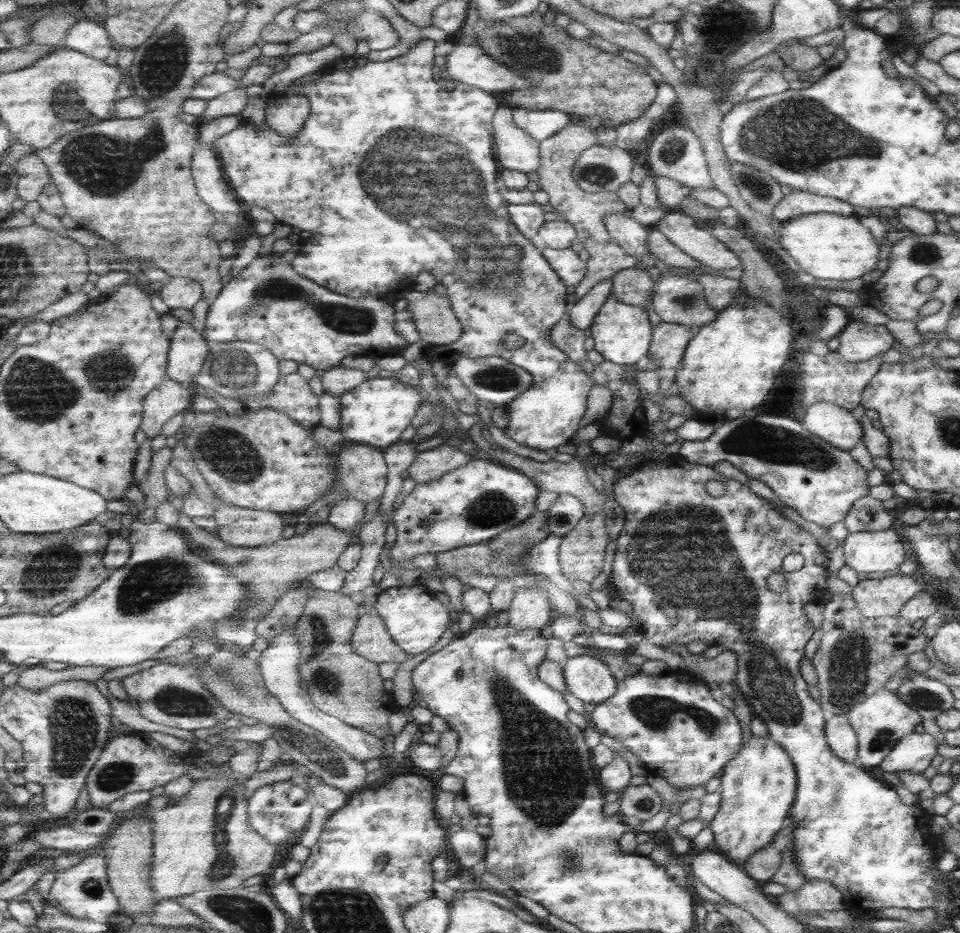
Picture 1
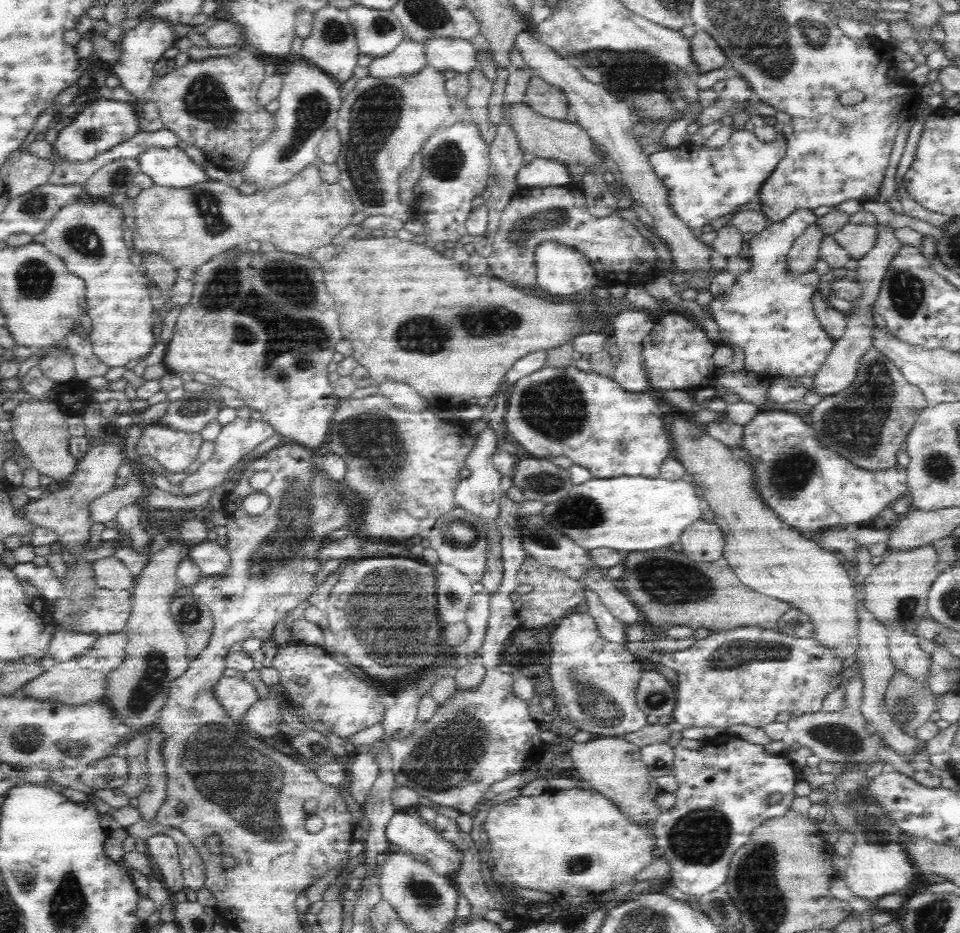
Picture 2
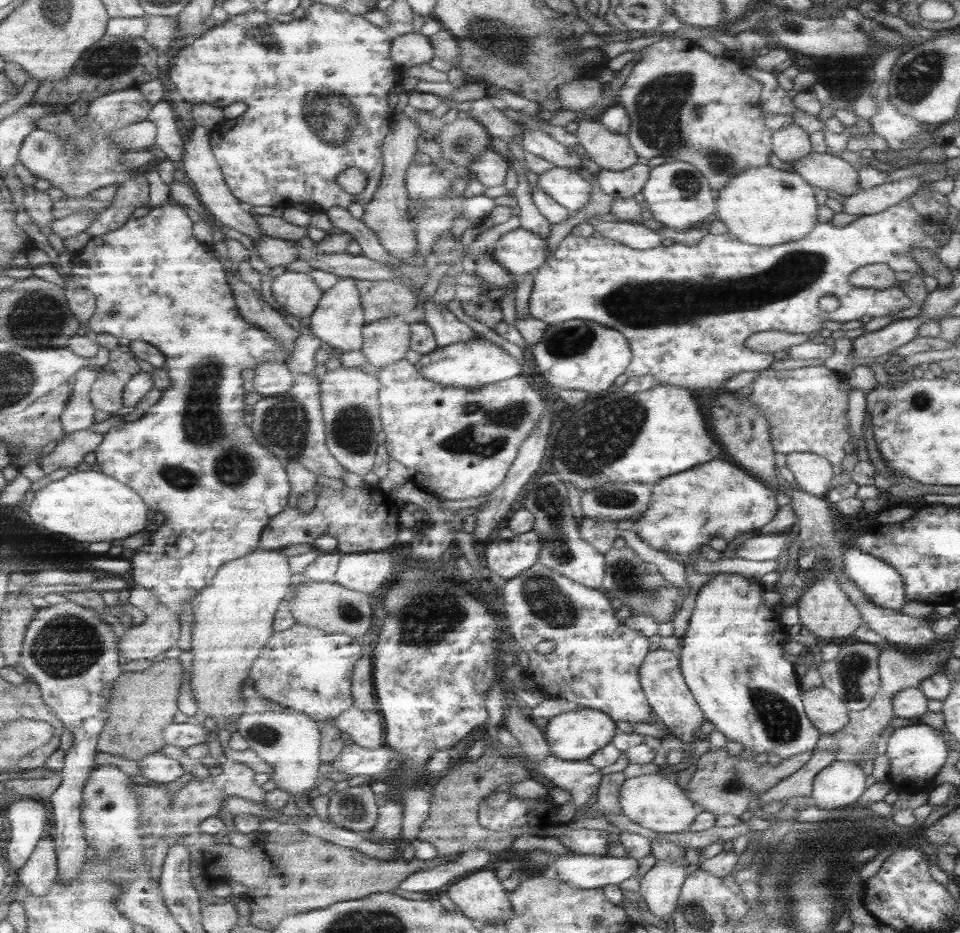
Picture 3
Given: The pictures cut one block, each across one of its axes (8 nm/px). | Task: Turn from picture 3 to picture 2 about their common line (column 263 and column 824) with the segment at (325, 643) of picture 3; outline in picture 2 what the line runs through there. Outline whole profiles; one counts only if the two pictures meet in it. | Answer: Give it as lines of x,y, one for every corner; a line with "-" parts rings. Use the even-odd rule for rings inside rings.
744,626
736,630
711,631
705,639
699,639
686,650
662,654
660,663
678,673
678,686
675,687
677,701
672,720
682,728
725,728
735,724
745,724
754,728
764,728
776,722
780,712
800,712
816,714
822,711
822,701
839,688
843,660
830,649
818,645
810,638
798,638
777,630
762,630
756,626

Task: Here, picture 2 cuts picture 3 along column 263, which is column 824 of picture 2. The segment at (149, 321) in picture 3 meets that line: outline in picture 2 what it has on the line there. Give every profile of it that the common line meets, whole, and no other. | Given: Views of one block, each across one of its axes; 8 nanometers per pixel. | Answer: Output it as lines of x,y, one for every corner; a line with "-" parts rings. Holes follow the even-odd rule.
800,209
780,222
771,222
762,232
748,237
744,254
748,259
748,270
736,276
734,284
720,296
713,296
710,302
710,314
720,329
721,344
726,348
742,348
745,356
744,370
748,372
806,382
806,376
815,376
833,349
835,341
822,329
812,304
812,294
818,288
820,277
813,271
792,274
787,263
793,242
816,220
813,210
-
776,408
758,412
750,419
750,422
744,424
742,442
740,442
740,446
736,447
742,448
750,456
758,458
756,466
752,466
752,462
750,462
748,467
752,471
754,487
764,505
772,510
779,520
796,530
804,539
815,542
815,544
820,542
820,536
824,532
828,532
836,526
870,526
876,518
879,518
882,510
891,508
894,501
908,497
906,468
898,463
894,466
880,468
880,470
870,470
858,466
838,454
837,451
830,452
828,448
824,448
814,438
814,429
808,428
800,416
796,416
788,410

